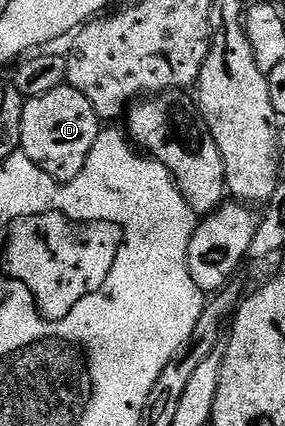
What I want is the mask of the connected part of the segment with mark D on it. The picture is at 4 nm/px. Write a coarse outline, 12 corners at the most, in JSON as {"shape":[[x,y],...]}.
{"shape":[[64,83],[24,104],[19,149],[54,181],[81,175],[100,128]]}

